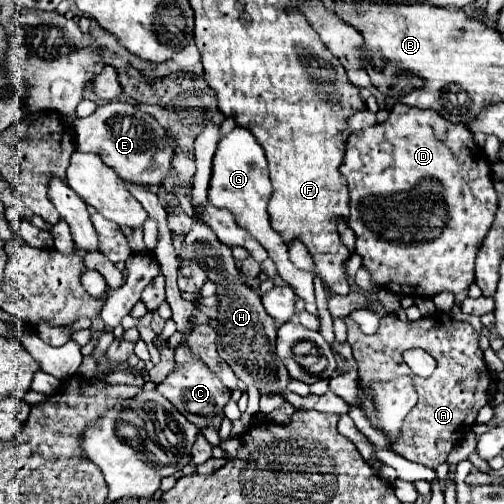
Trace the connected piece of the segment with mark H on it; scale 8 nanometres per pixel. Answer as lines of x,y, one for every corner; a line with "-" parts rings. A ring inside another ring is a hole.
193,214
191,220
193,220
191,234
183,238
179,258
197,262
207,272
209,280
213,280
219,286
217,288
219,294
217,352
233,368
239,380
243,380
247,386
257,386
263,394
275,394
287,386
285,366
283,362
279,362
279,356
275,354
275,338
277,338
275,320
263,310
261,296
239,280
231,246
219,242
219,238
215,238
215,232
207,230
205,226
207,222
201,220
199,214

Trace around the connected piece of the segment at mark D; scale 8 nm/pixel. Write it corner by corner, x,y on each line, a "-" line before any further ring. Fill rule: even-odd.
395,104
387,122
353,132
345,146
345,158
339,172
351,194
347,224
357,236
355,252
363,258
363,268
371,274
371,280
399,296
411,294
433,298
439,292
459,294
467,290
475,280
475,254
491,228
499,204
495,188
491,186
491,164
485,152
479,150
473,136
463,130
461,124
457,124
455,134
449,130
451,122
435,110
-
455,138
457,144
451,144
449,148
447,142
453,142
-
401,224
407,224
409,228
401,230

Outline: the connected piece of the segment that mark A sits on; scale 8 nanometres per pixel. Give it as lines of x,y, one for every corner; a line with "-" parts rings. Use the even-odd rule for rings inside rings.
439,312
417,322
401,322
397,314
385,314
381,318
379,330
373,336
363,334
351,318
345,318
345,324
347,342
351,344
355,360
359,364
361,380
381,382
397,376
411,376
415,382
419,400
413,406
411,414
407,414
407,418
403,420
399,442
391,442
393,450
407,460
429,468
437,468
439,464
443,464
451,448
467,432
471,432
477,412
491,400
493,374
483,360
479,334
471,328
471,324
451,320
451,316
-
409,348
423,348
435,358
437,368
427,380
417,378
403,362
403,352

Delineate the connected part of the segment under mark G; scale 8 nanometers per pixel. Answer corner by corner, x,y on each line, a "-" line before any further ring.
235,126
227,136
219,140
215,158
213,158
213,176
209,182
209,202
217,208
225,208
235,216
235,222
243,226
247,232
251,232
253,238
269,252
269,258
277,264
279,276
295,290
299,298
305,300
305,308
311,314
317,314
315,296
313,296
313,272
299,270
291,264
287,254
287,244
283,242
281,234
273,230
271,218
267,212
267,202
271,198
271,180
269,170
265,164
265,150
259,146
257,138
241,126

